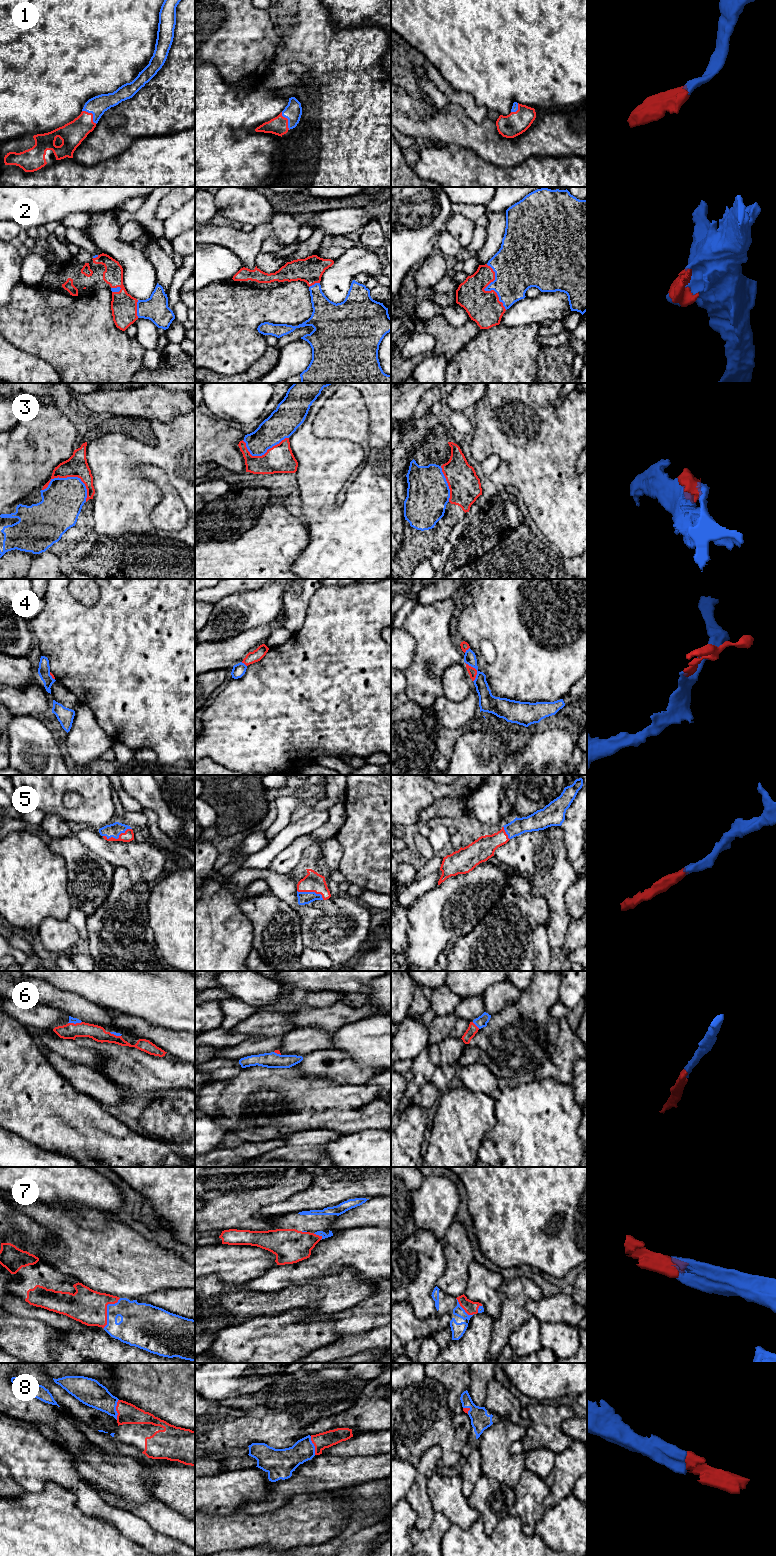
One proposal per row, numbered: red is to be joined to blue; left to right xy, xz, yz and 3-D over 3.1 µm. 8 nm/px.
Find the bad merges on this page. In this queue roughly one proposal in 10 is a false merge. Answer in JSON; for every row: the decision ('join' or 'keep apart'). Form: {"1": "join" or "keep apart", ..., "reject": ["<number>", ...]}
{"1": "join", "2": "join", "3": "join", "4": "join", "5": "join", "6": "join", "7": "join", "8": "join", "reject": []}

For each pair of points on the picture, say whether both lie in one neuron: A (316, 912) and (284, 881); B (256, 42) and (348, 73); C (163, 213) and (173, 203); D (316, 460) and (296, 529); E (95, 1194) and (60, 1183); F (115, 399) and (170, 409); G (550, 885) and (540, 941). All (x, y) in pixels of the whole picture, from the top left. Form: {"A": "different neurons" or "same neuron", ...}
{"A": "same neuron", "B": "different neurons", "C": "same neuron", "D": "different neurons", "E": "same neuron", "F": "same neuron", "G": "different neurons"}

